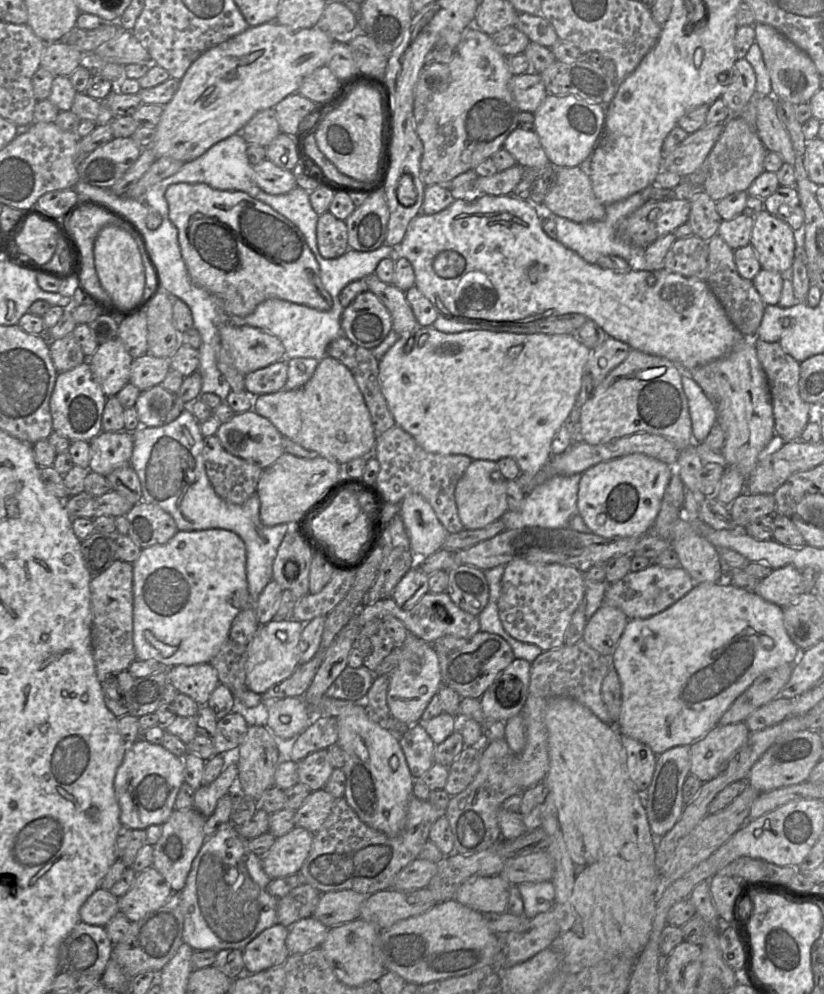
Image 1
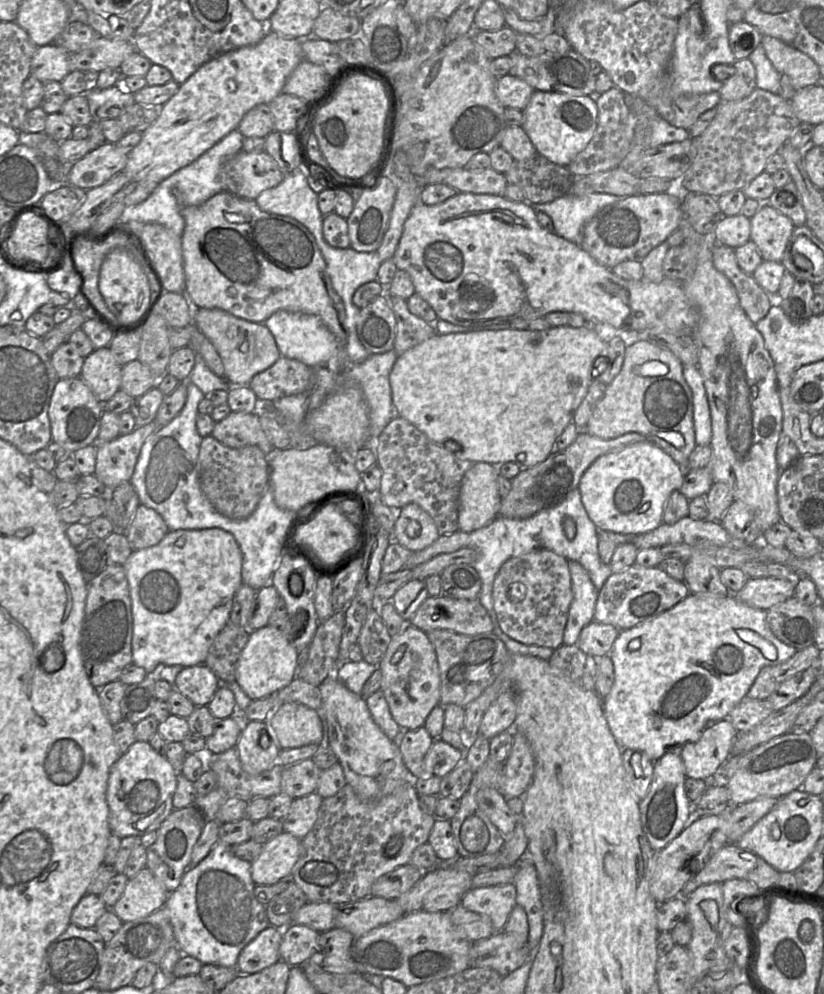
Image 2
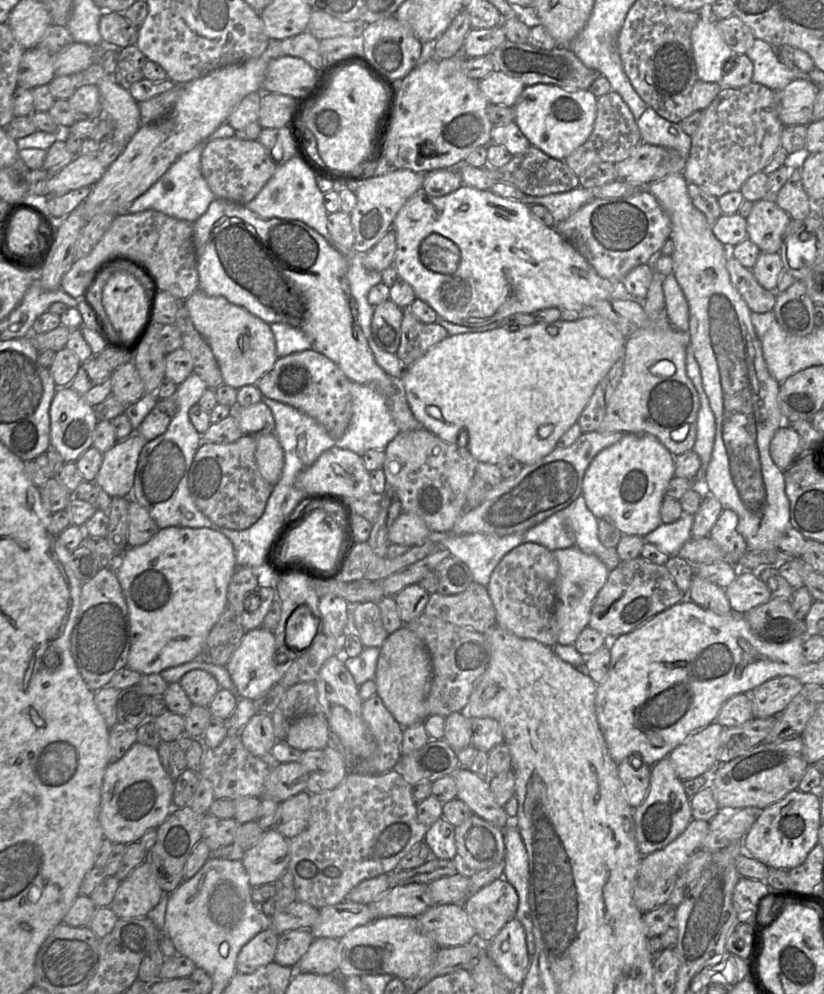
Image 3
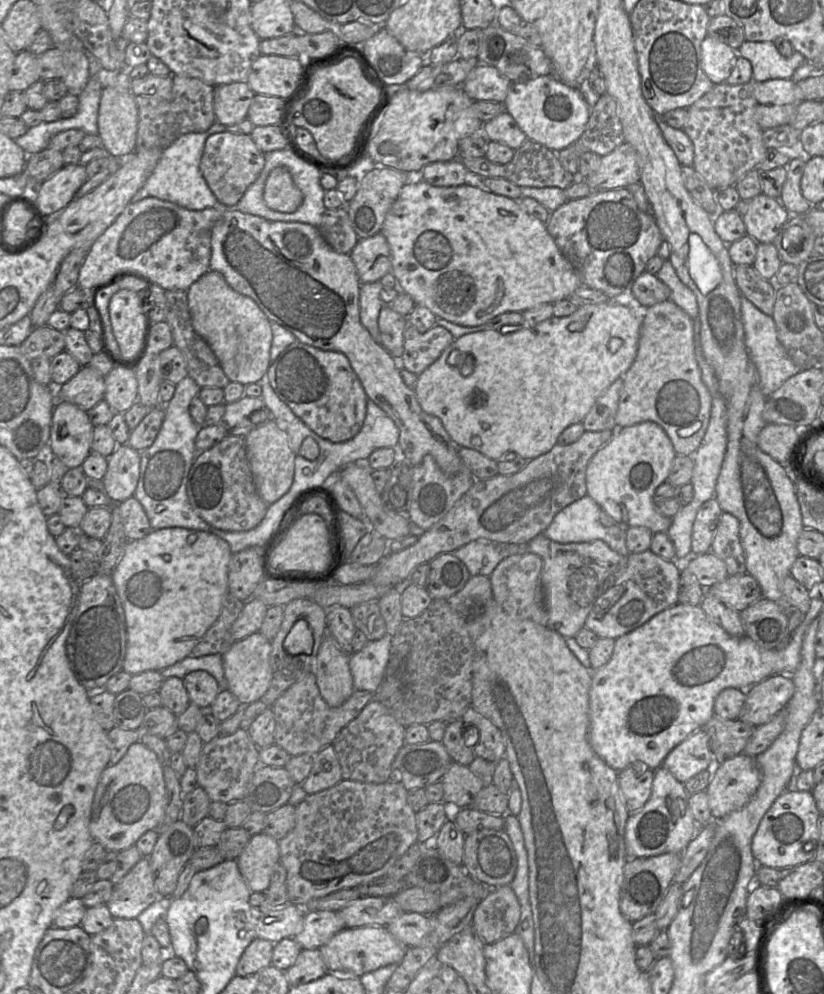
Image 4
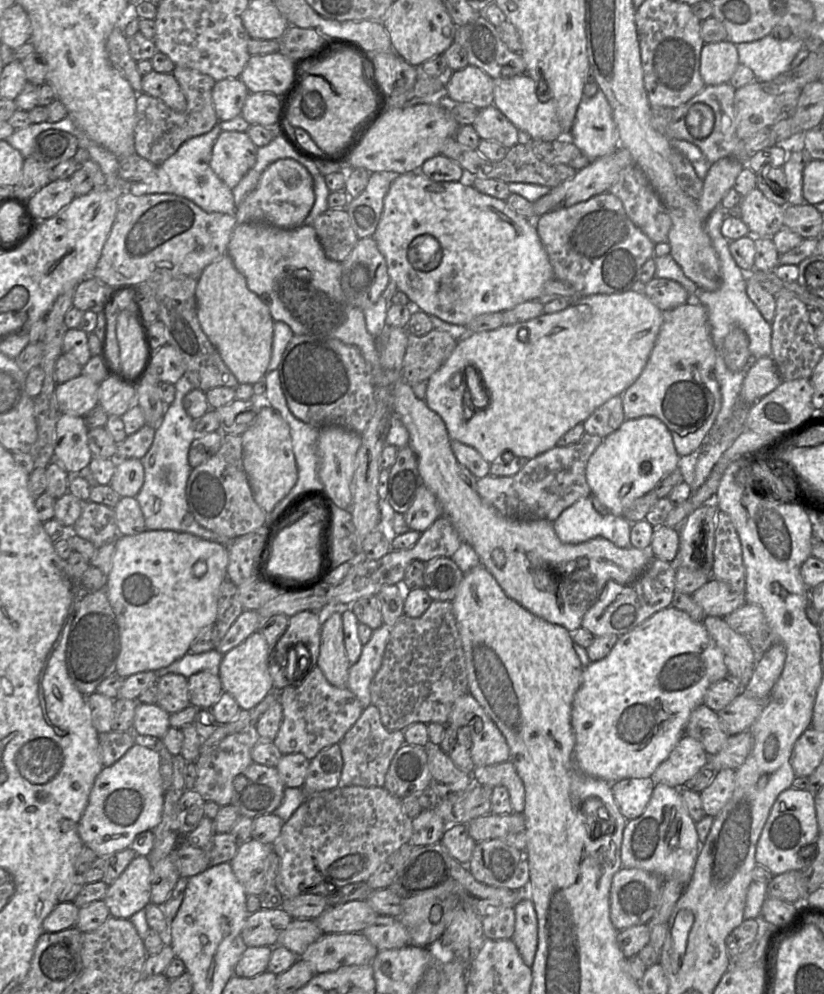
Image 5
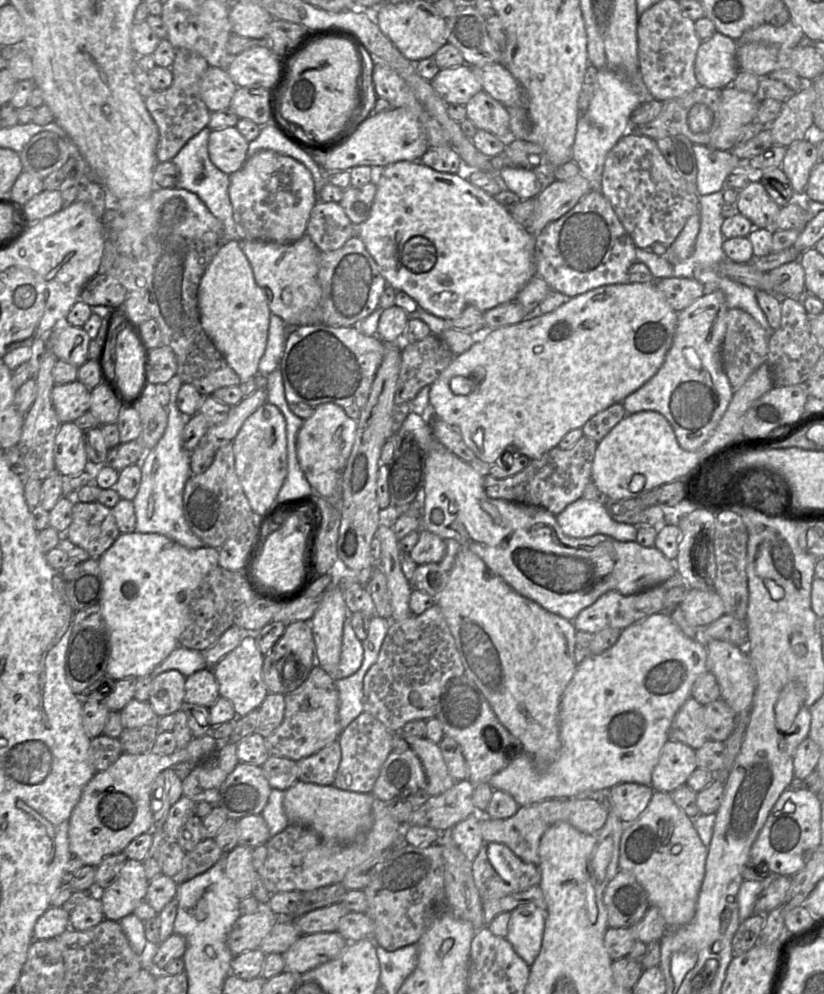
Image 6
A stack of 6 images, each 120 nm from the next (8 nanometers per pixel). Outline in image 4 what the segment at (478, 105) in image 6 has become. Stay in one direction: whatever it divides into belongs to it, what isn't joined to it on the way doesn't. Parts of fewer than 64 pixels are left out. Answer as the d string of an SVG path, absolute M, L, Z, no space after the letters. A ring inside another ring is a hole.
M506 111L485 122L482 126L482 134L488 141L503 143L512 150L518 149L528 139Z

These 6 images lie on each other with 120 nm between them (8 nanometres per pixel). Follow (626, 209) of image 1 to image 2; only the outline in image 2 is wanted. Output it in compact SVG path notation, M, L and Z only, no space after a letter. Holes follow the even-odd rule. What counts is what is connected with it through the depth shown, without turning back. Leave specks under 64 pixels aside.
M567 193L547 203L531 204L537 212L546 213L553 222L554 232L580 245L586 223L600 210L621 198L608 193L574 196Z

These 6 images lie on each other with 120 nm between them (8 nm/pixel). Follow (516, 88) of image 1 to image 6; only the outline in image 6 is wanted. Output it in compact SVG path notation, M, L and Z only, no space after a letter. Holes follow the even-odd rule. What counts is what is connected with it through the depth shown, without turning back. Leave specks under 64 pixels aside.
M468 64L441 69L431 81L435 91L447 104L466 105L482 85Z

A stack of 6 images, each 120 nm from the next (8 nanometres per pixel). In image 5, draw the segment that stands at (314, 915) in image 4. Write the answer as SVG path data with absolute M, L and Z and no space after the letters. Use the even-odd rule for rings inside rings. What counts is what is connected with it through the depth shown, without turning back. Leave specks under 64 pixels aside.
M292 919L280 934L277 945L284 946L300 957L323 934L314 919Z

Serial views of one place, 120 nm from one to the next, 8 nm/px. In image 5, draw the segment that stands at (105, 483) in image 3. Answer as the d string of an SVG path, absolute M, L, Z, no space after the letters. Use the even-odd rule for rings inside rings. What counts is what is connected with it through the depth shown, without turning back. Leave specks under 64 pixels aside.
M138 458L115 459L115 472L109 485L121 497L136 497L144 483L144 467Z

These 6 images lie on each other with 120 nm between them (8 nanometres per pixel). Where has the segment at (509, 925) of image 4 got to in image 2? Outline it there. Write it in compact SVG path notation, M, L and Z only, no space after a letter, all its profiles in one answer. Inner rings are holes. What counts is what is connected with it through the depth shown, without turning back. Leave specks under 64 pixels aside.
M513 883L469 889L460 905L470 911L488 916L495 933L502 931L516 905L516 889Z

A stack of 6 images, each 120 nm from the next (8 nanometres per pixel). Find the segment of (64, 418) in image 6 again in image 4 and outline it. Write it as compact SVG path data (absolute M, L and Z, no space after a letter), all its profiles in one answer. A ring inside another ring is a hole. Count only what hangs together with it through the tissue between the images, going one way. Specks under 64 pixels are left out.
M89 365L82 366L66 383L56 388L56 400L70 402L79 408L89 411L97 403L104 400L105 376Z

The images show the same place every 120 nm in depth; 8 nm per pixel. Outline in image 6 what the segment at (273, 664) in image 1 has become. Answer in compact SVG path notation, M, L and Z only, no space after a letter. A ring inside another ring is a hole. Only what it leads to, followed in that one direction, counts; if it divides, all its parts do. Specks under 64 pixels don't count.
M247 633L241 643L213 668L219 684L219 694L231 701L237 717L243 717L258 709L269 694L262 676L264 656L256 644L254 633Z

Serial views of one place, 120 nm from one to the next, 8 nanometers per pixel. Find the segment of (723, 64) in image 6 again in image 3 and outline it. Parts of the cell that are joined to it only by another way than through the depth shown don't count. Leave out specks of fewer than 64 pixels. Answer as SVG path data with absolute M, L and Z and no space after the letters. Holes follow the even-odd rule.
M709 10L699 12L701 16L691 32L697 75L702 81L721 84L723 64L733 59L734 53L718 30L717 19Z

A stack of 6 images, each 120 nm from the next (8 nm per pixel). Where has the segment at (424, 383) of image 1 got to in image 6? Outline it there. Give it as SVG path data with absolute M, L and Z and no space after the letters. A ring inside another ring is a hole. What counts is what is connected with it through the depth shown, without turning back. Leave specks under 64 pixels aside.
M628 281L623 284L611 284L592 289L567 299L552 312L546 314L536 312L517 324L488 330L467 351L456 355L431 384L430 408L433 408L437 417L459 431L467 447L474 452L483 464L492 465L495 462L502 461L504 454L510 448L513 448L518 454L526 455L531 460L540 458L544 453L558 446L567 432L575 428L582 428L586 421L598 412L605 410L614 403L622 402L629 394L639 389L657 373L671 347L677 326L677 315L678 312L671 308L664 294L657 288L656 281L646 283L631 283ZM456 376L465 377L464 381L455 384L458 394L463 395L454 394L450 388L450 380Z

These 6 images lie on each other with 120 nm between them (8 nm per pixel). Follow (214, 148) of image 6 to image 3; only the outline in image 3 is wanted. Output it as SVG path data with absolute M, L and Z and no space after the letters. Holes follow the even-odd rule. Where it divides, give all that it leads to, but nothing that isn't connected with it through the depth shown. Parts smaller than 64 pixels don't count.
M236 136L207 139L201 156L202 174L216 198L244 205L252 201L266 185L276 166L258 140L242 140Z

